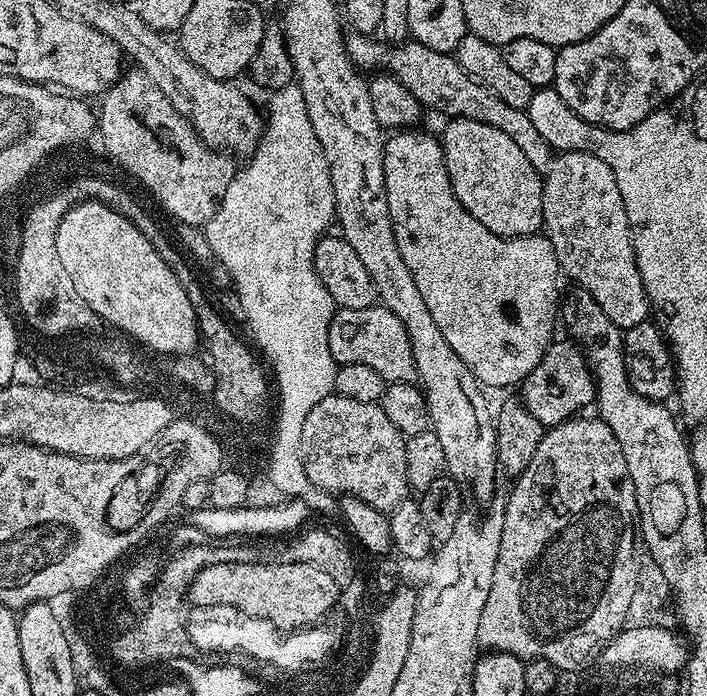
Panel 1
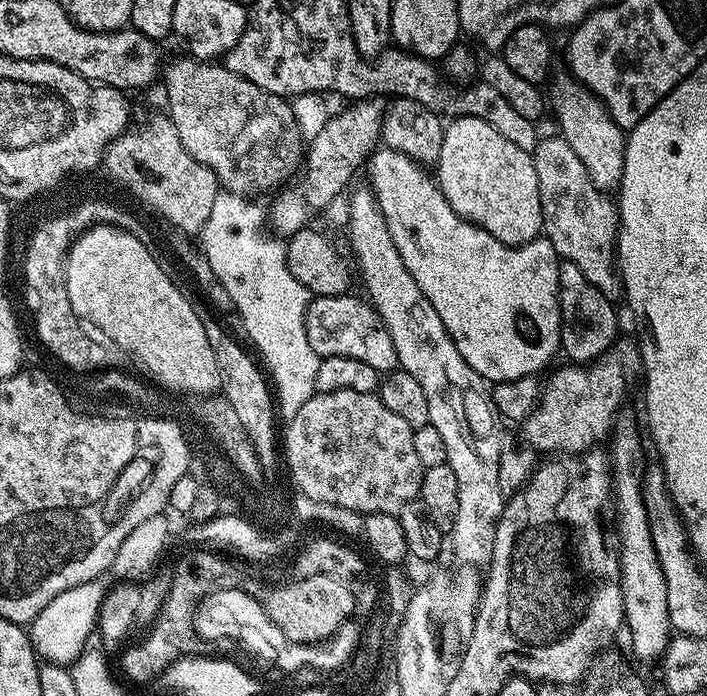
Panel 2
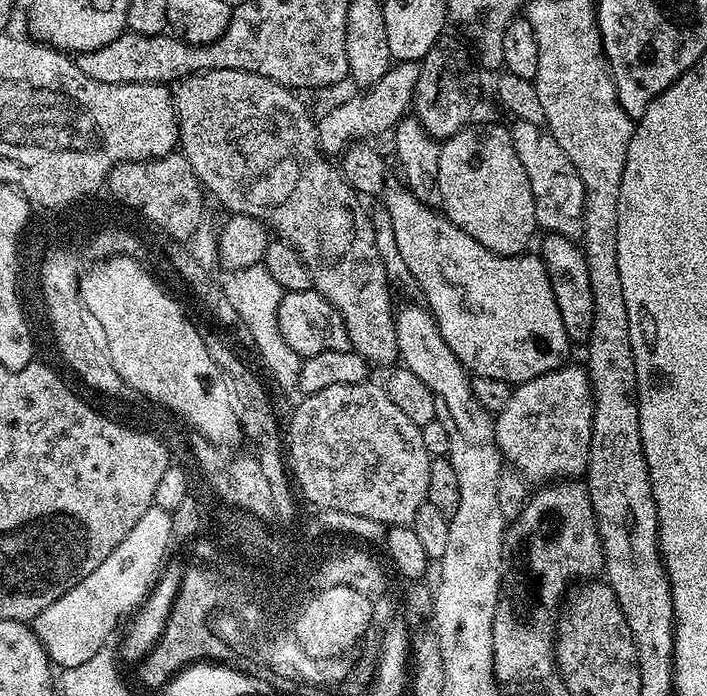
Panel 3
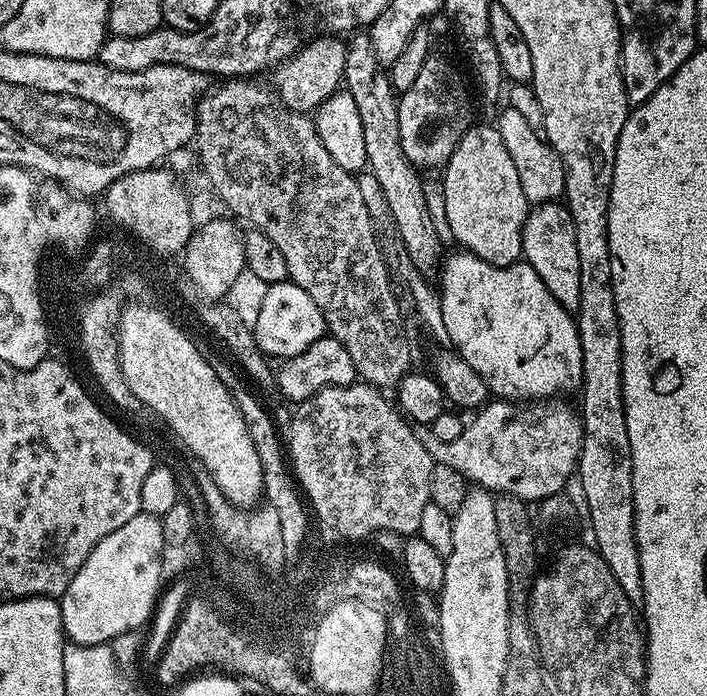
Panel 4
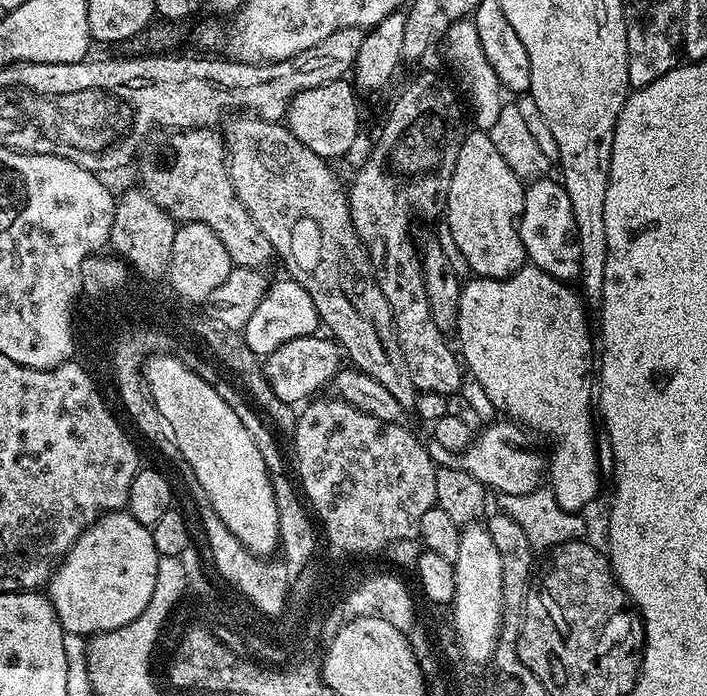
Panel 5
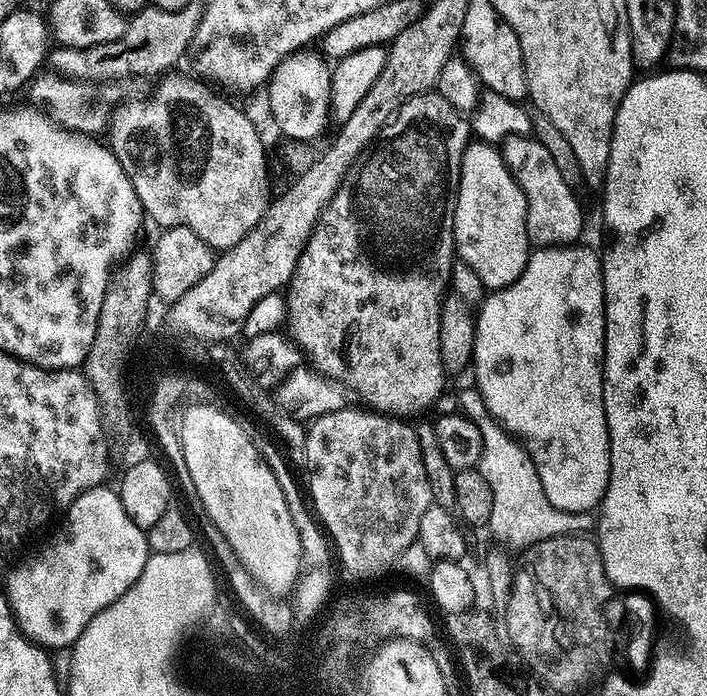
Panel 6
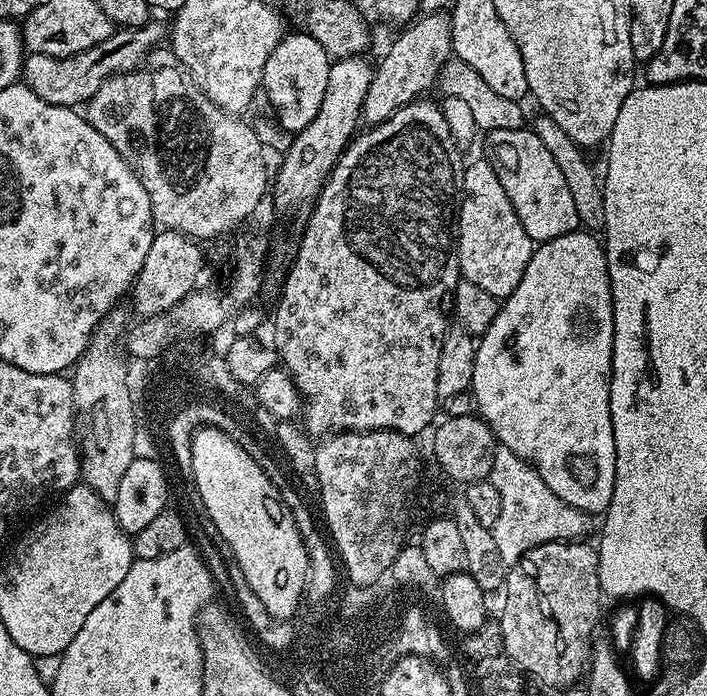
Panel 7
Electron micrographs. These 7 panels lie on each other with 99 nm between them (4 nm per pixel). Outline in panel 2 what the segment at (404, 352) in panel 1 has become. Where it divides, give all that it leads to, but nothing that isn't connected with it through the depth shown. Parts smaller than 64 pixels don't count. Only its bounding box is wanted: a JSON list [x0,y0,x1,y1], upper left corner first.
[306,295,397,374]

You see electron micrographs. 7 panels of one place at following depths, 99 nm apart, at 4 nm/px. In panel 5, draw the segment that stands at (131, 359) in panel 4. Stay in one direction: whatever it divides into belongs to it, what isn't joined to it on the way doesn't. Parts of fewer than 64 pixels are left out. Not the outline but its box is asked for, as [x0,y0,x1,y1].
[143,355,280,557]

